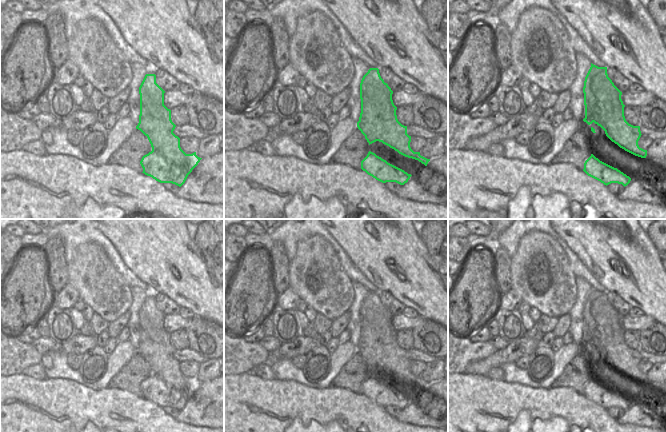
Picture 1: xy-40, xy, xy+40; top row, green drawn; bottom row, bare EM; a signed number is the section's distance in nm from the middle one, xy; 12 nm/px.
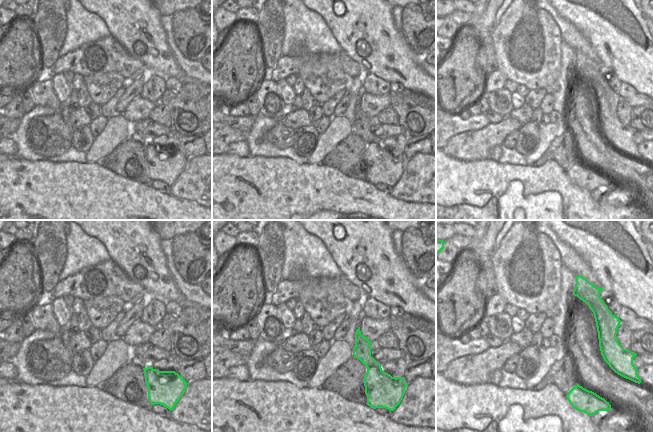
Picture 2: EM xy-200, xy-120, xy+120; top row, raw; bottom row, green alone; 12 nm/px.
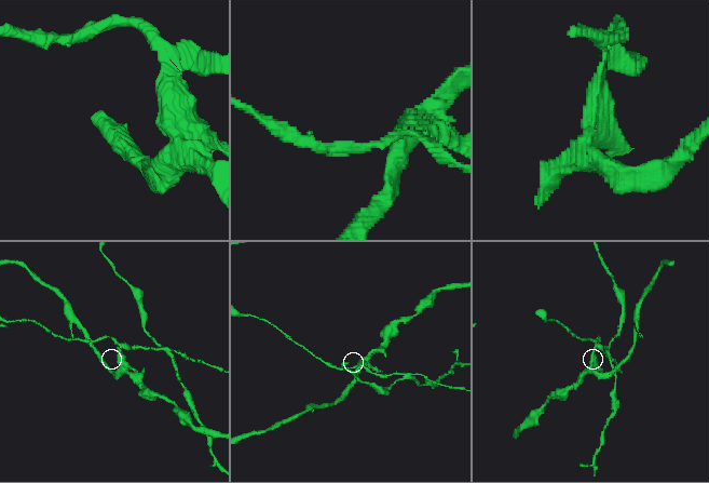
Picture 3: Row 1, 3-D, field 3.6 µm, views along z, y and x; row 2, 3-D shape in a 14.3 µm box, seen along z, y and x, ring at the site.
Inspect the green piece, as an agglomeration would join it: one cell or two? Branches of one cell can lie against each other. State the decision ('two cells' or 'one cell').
two cells

